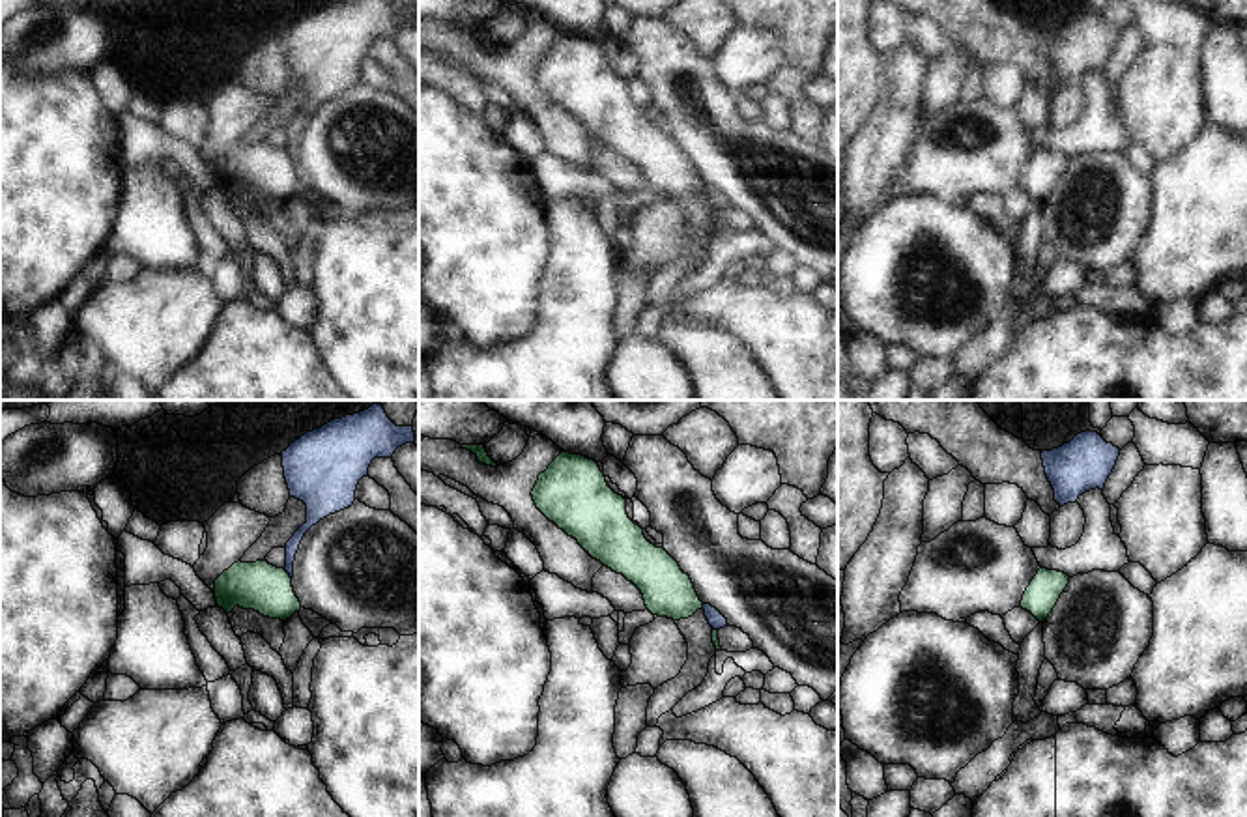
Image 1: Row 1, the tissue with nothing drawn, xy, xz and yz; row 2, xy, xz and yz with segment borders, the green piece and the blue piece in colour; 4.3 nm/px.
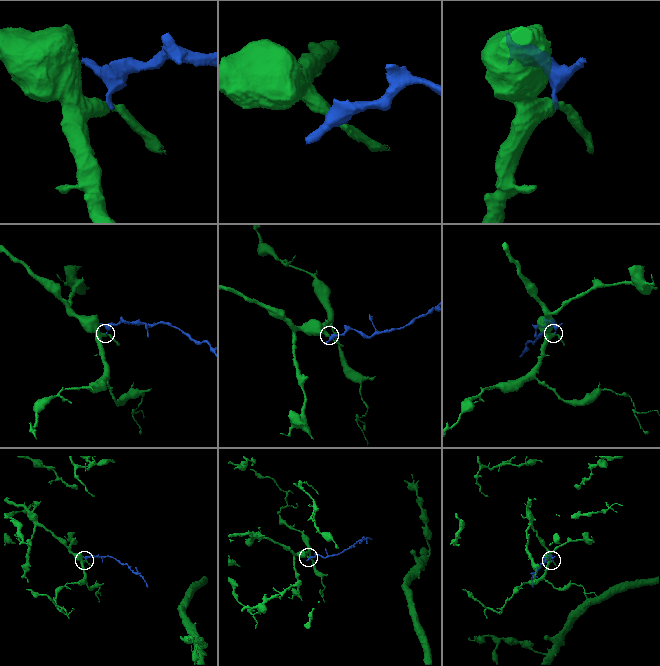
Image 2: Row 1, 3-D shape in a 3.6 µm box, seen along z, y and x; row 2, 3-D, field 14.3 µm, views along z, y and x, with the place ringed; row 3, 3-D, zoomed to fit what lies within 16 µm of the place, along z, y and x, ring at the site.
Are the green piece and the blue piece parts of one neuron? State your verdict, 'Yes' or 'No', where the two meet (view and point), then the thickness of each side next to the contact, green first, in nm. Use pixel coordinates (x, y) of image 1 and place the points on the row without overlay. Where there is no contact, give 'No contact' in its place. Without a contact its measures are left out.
No. Touches green at xy (288, 156). Thickness 220 nm (green) against 60 nm

